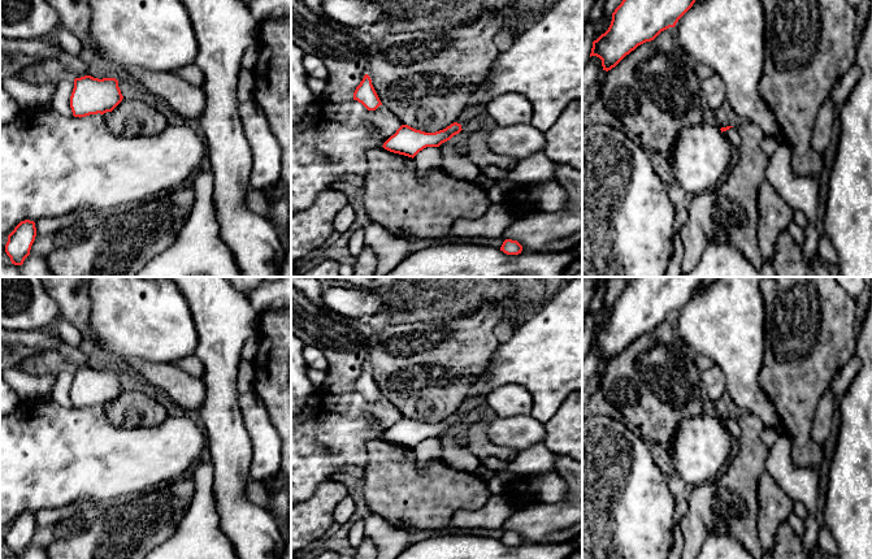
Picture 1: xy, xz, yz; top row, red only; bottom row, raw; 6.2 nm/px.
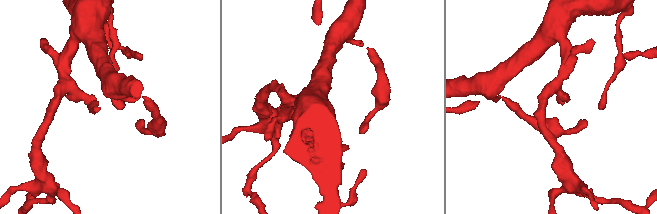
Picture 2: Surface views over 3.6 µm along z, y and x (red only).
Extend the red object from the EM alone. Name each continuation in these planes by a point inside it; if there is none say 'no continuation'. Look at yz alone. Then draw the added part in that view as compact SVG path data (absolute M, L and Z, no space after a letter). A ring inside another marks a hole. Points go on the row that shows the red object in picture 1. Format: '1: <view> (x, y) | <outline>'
1: yz (732, 135) | M730 127L726 131L723 131L723 135L730 142L732 148L739 152L741 148L741 138L734 127Z

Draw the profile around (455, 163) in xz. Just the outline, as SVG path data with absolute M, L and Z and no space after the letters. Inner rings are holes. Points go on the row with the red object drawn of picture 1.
M447 140L439 146L439 150L442 170L457 179L473 181L476 168L461 146Z

